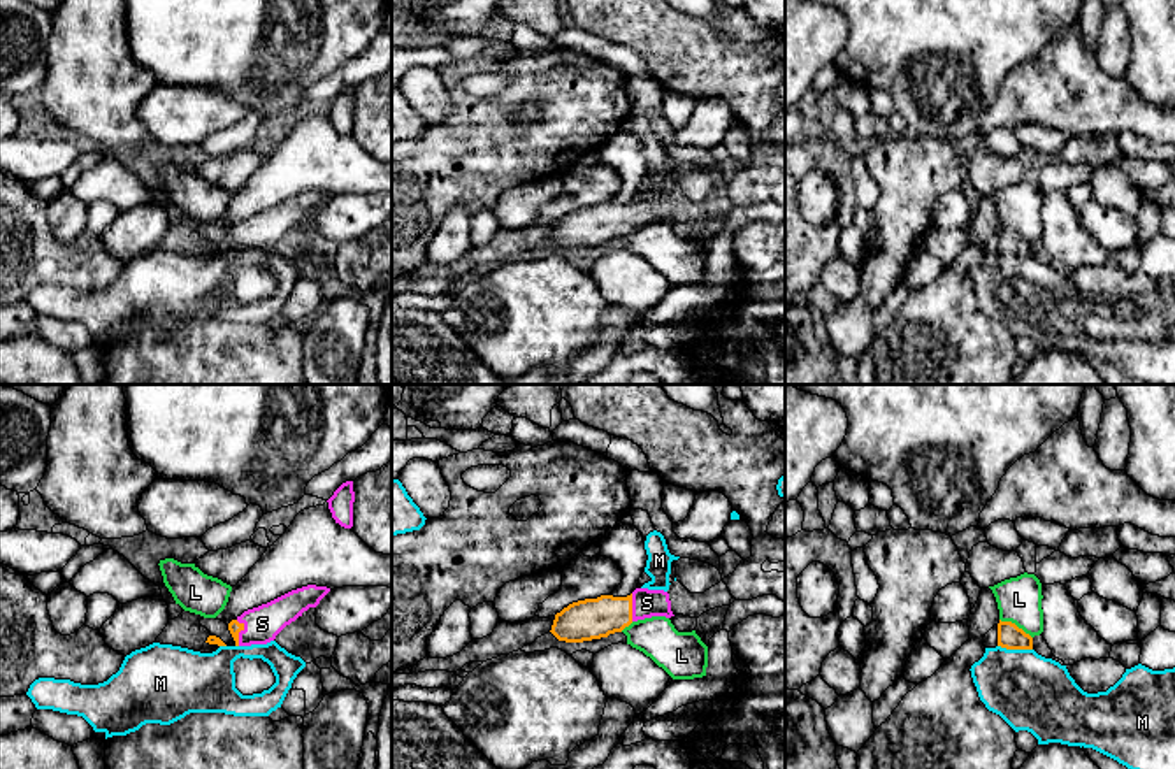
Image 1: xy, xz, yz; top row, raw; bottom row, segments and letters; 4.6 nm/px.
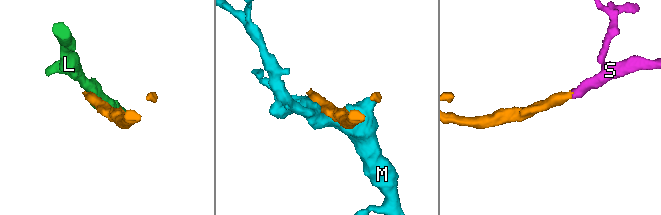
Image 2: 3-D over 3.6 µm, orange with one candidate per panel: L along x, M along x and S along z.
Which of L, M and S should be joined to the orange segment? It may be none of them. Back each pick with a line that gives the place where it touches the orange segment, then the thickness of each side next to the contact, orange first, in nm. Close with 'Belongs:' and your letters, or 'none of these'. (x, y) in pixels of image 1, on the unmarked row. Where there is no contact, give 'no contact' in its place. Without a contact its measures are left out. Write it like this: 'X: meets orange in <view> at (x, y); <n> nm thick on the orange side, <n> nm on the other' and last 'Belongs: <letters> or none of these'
S: meets orange in xy at (239, 237); 60 nm thick on the orange side, 170 nm on the other
Belongs: S

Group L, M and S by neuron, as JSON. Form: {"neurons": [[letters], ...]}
{"neurons": [["L"], ["M"], ["S"]]}

